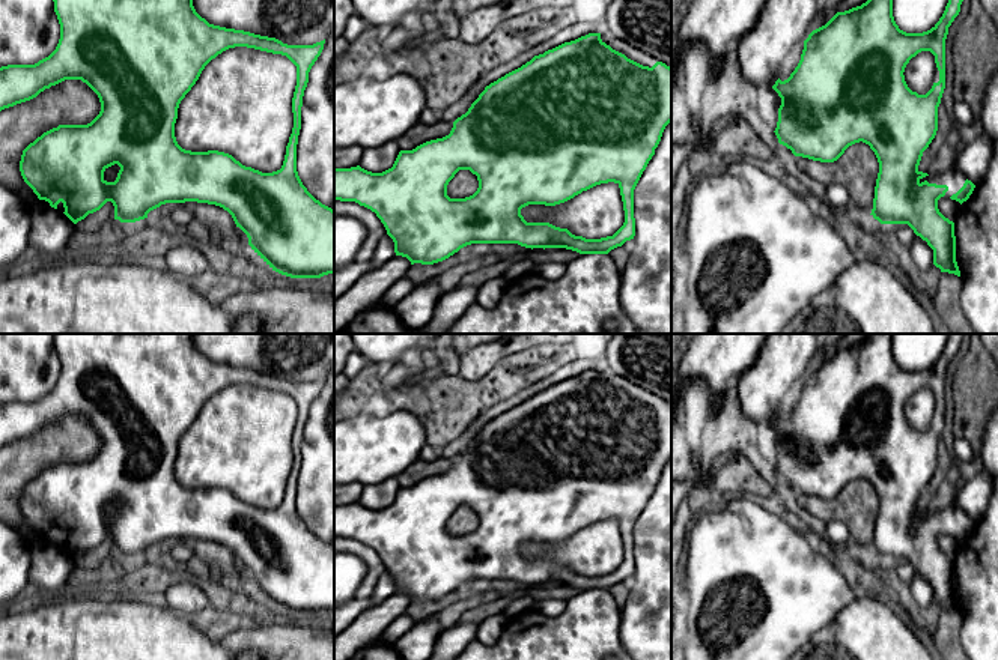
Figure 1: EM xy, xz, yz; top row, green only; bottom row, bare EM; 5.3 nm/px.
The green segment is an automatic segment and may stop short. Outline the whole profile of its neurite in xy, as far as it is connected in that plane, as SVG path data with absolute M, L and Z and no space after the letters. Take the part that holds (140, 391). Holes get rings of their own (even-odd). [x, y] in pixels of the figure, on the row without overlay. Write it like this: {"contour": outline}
{"contour": "M53 334L54 338L54 349L57 352L60 361L60 376L56 386L45 395L39 397L35 401L8 401L0 404L0 448L17 441L30 437L36 434L45 425L56 422L65 416L81 416L86 419L99 434L101 448L99 451L87 462L59 462L41 474L38 474L33 480L30 480L21 492L20 498L20 508L24 519L33 526L39 537L45 537L50 540L51 544L57 546L57 541L62 538L65 544L65 552L77 561L78 558L84 556L89 550L99 547L107 538L111 538L114 543L114 556L120 559L135 559L140 556L148 555L148 550L161 541L166 540L185 540L185 538L197 538L197 540L208 540L215 541L227 547L236 564L239 564L248 574L248 582L251 586L275 609L291 613L291 615L321 615L328 610L334 610L334 547L319 537L316 537L307 525L303 522L298 508L297 508L297 481L298 472L301 466L301 444L303 444L303 433L304 427L309 419L309 409L318 394L324 386L325 376L316 379L313 382L288 382L275 374L260 373L244 367L226 365L220 362L209 361L205 355L202 355L194 343L193 334ZM235 383L247 383L254 385L272 391L286 392L295 403L297 403L297 422L292 434L292 450L294 450L294 465L289 474L289 480L286 483L284 498L280 507L272 510L262 510L251 504L242 502L236 498L232 492L218 489L218 487L208 487L208 489L191 489L182 486L175 474L175 460L178 456L178 445L181 437L185 431L191 427L191 424L199 416L205 403L215 395L218 391L229 385ZM117 501L120 504L117 514L114 519L107 519L104 516L104 508Z"}

